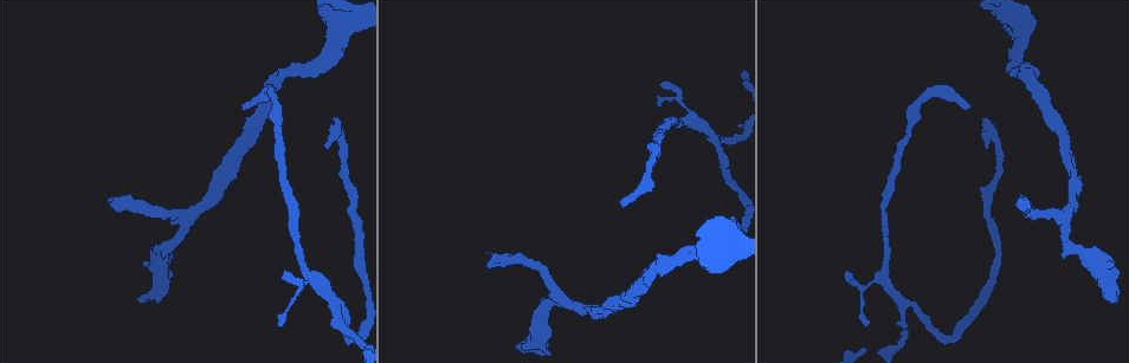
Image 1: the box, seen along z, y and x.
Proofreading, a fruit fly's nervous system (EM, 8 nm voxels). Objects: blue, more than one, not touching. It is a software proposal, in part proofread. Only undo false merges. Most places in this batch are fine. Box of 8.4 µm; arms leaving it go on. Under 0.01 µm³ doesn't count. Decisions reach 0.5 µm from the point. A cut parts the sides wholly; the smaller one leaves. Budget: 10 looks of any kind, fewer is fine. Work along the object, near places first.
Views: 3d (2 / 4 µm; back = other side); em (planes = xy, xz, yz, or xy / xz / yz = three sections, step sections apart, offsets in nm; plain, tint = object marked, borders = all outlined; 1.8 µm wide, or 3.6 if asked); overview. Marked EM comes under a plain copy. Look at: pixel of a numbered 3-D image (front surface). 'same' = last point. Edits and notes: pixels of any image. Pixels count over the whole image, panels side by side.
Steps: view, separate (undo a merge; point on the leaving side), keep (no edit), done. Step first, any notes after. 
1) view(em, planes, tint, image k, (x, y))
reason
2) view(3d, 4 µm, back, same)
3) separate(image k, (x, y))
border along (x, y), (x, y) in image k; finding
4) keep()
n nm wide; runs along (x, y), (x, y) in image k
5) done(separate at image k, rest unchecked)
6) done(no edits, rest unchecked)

view(em, planes, tint, image 1, (715, 252))
arms part here

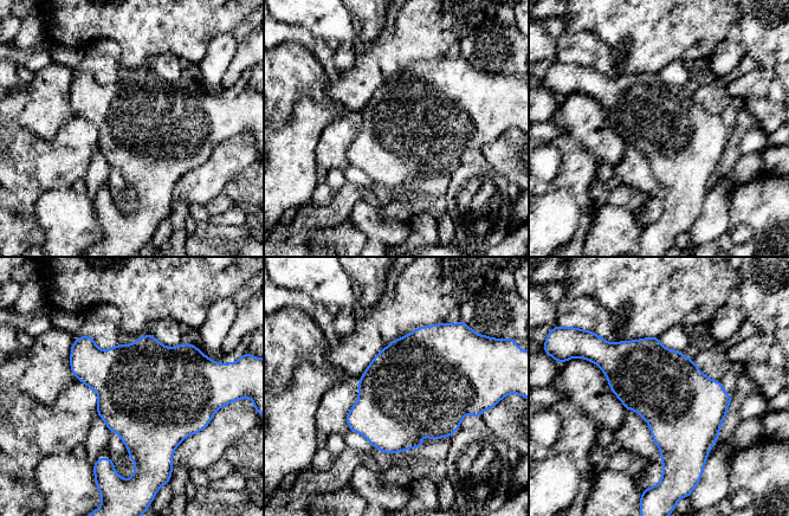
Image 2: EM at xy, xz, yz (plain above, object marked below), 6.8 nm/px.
keep()
500 nm wide; all the same neuron

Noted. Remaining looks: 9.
view(3d, 4 µm, image 1, (1064, 215))
three-way junction

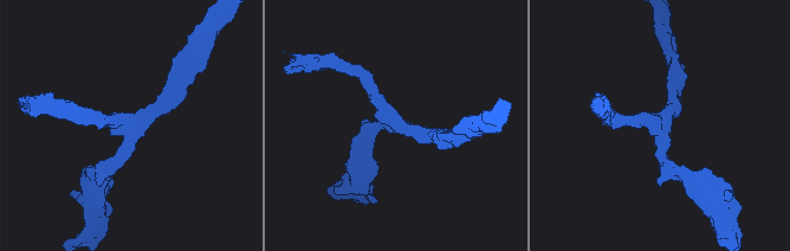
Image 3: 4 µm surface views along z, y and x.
view(em, planes, tint, image 3, (665, 125))
3 arms; arms of 200, 200, 220 nm; now the EM

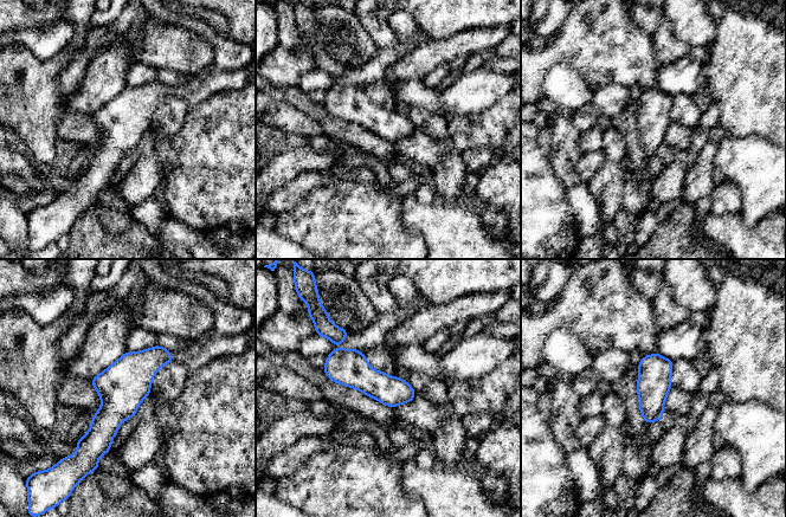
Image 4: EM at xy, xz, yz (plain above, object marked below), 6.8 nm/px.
keep()
200 nm wide; one neuron here

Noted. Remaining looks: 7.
view(em, yz, step 16, tint, image 1, (152, 294))

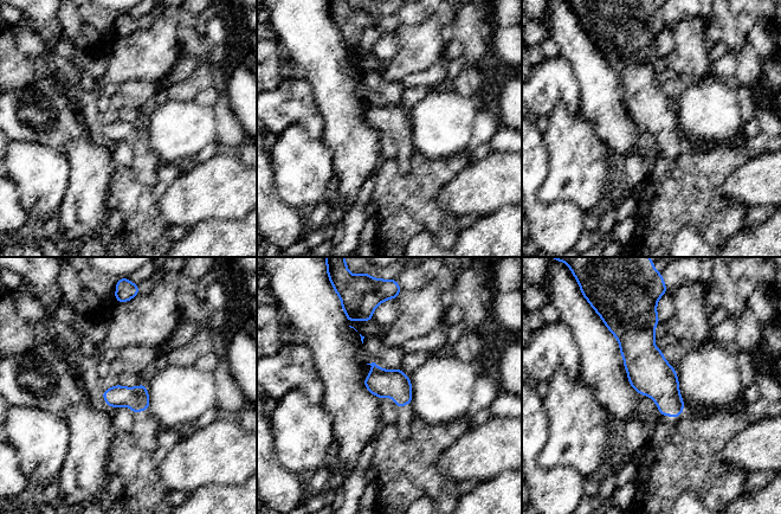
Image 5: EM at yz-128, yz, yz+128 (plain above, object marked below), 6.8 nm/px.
view(em, planes, tint, same)
cut it another way

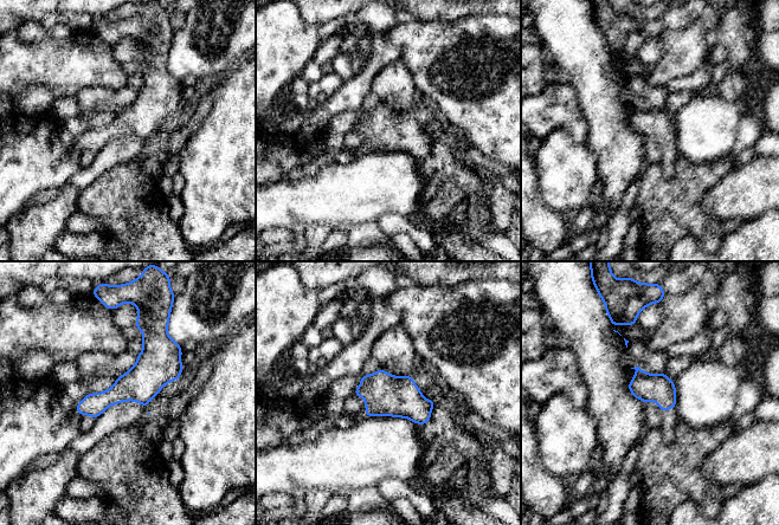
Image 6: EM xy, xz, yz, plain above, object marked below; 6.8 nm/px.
keep()
one neuron here

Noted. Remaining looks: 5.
view(em, xz, step 16, tint, image 1, (900, 305))
two arms in line, one across

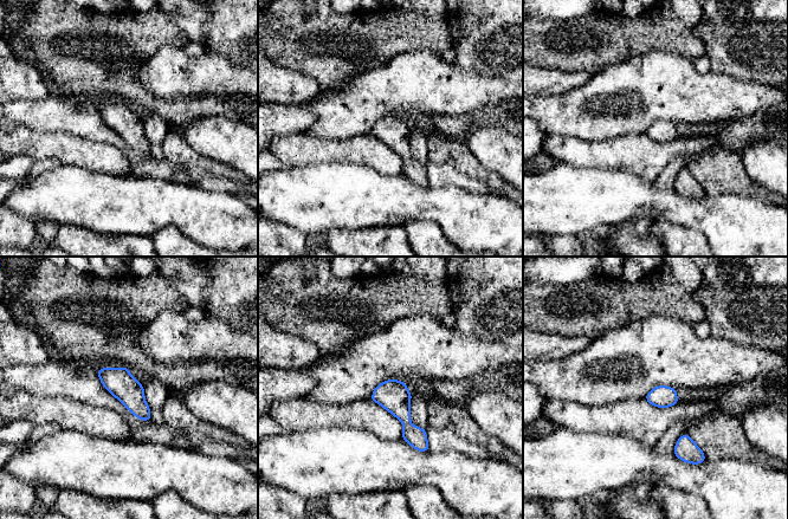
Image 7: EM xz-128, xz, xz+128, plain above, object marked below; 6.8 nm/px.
view(em, planes, borders, same)

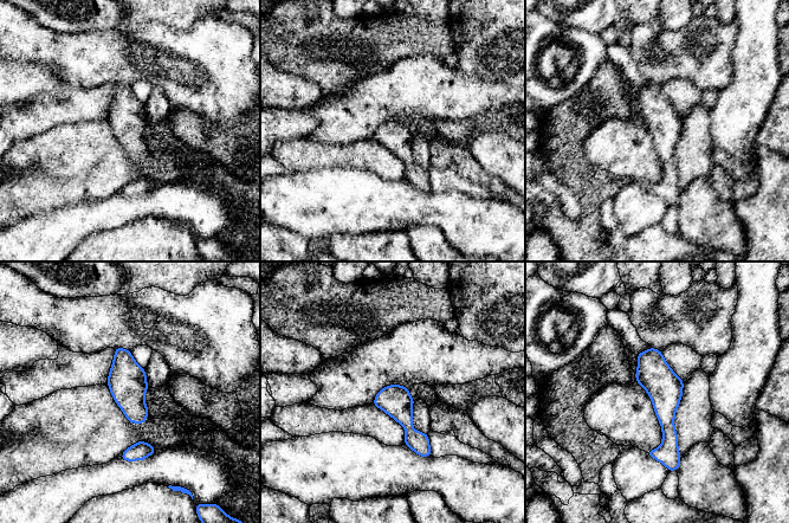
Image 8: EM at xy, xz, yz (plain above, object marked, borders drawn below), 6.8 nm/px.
keep()
220 nm wide; runs along (652, 350), (671, 464) in image 8; one neuron here

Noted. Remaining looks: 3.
done(no edits, rest unchecked)

